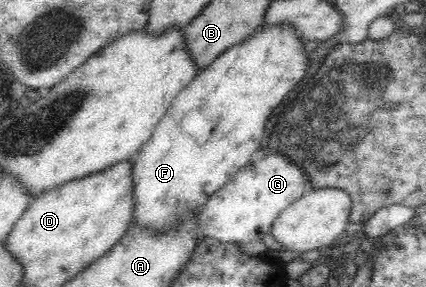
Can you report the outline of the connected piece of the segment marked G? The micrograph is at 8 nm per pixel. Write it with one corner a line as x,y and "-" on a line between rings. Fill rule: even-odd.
262,147
252,153
244,169
238,171
203,205
198,219
199,234
202,239
235,245
262,240
270,234
270,227
279,213
308,190
305,174
301,173
300,167
285,159
284,155

